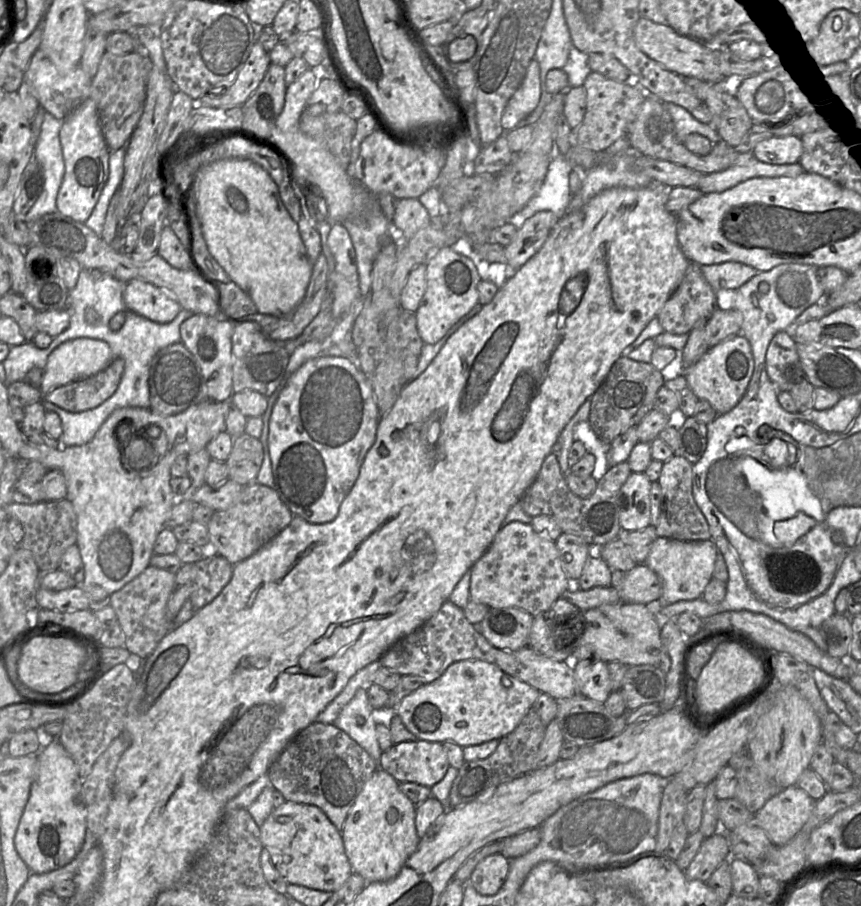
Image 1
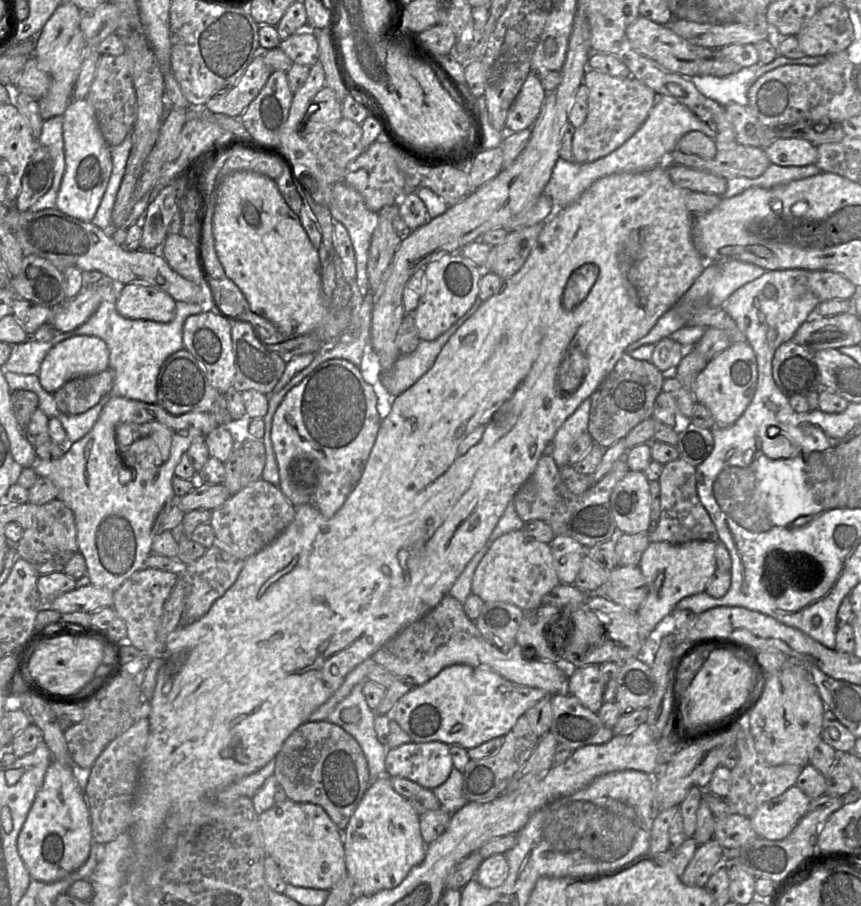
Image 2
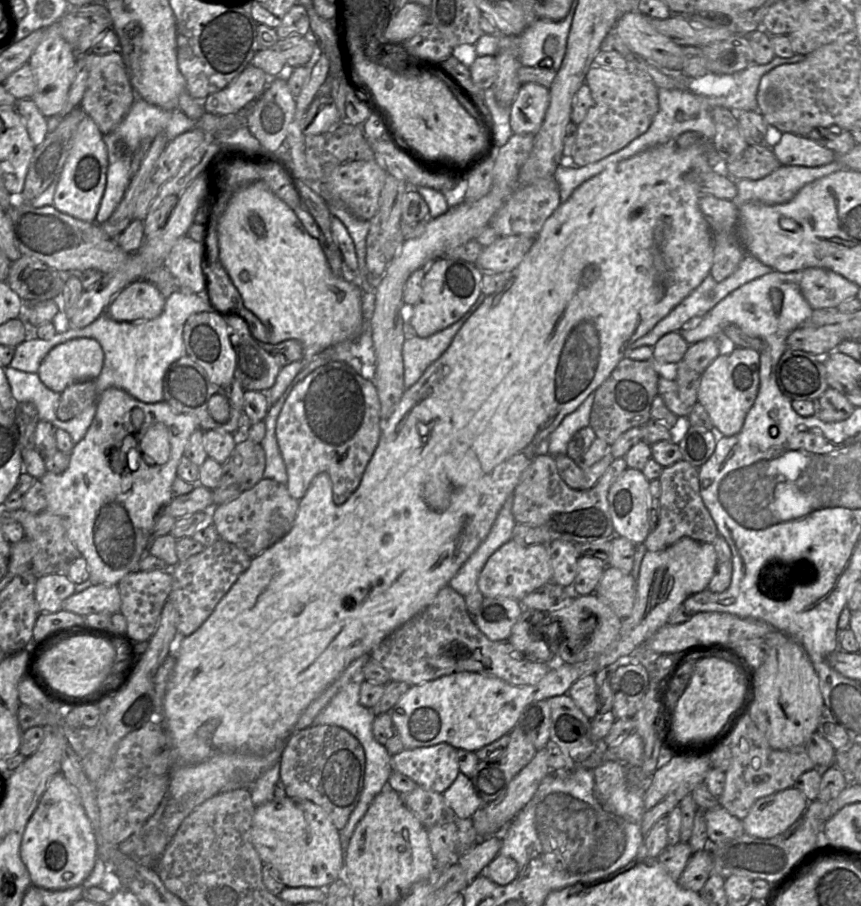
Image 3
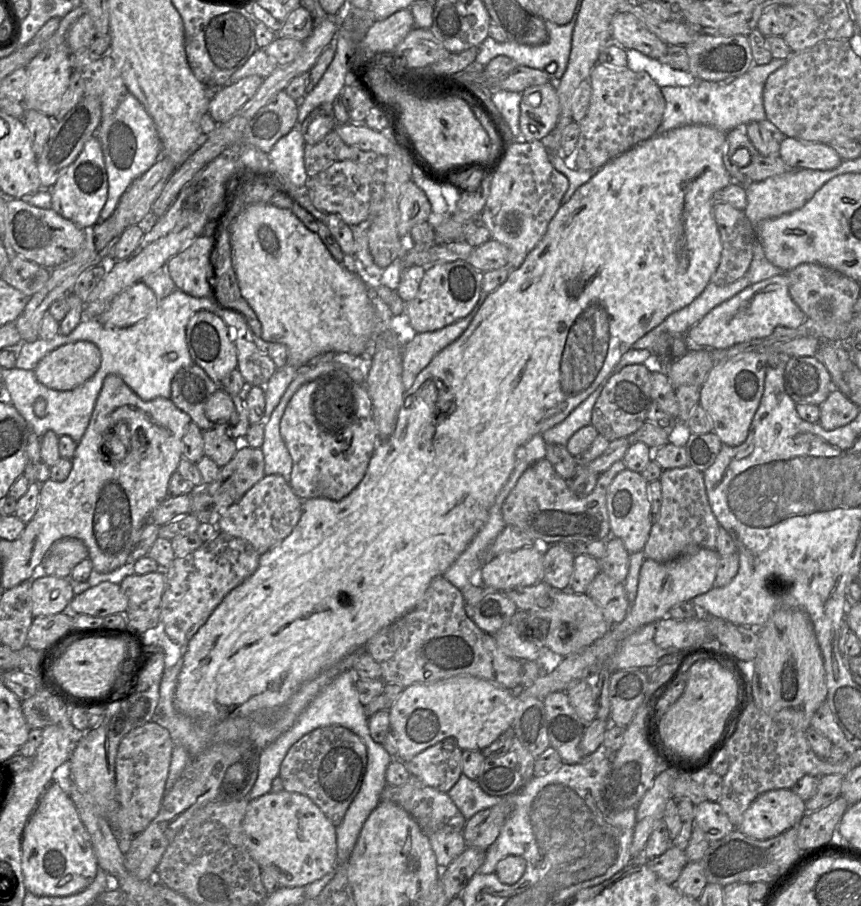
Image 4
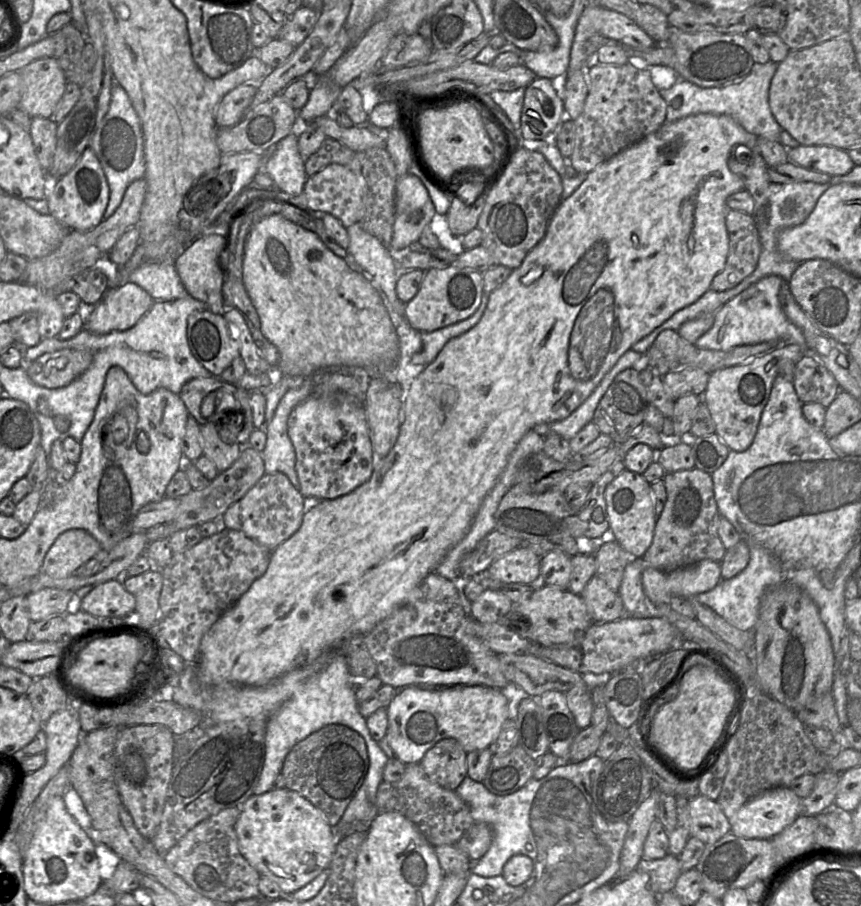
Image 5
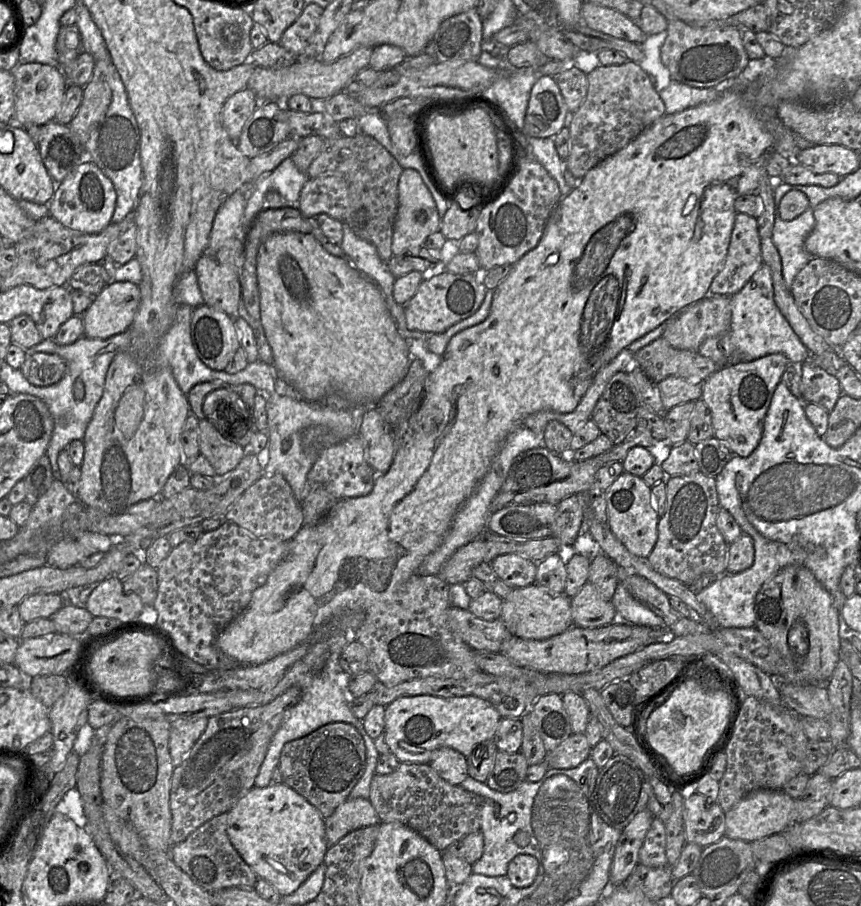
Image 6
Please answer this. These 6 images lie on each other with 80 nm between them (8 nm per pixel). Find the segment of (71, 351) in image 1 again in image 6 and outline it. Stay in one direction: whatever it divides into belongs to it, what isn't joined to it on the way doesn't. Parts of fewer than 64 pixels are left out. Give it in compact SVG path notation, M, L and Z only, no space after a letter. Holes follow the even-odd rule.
M35 353L27 355L19 369L31 384L50 386L64 377L67 362L57 354Z

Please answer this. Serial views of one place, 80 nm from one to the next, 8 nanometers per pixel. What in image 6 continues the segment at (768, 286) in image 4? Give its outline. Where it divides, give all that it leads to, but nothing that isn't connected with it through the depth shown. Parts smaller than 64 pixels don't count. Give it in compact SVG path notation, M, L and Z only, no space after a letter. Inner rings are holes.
M752 277L738 293L730 296L730 305L732 317L729 331L704 340L698 350L702 356L722 366L752 361L776 353L785 355L791 363L803 363L807 360L810 352L778 306L774 307L771 292L770 298L767 298L761 285L753 282Z

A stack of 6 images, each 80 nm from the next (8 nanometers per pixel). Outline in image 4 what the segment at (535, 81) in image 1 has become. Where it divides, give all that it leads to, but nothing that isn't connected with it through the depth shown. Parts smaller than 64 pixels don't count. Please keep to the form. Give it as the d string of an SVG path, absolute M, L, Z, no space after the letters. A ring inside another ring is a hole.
M553 83L526 88L520 102L520 138L535 141L546 137L556 126L559 112L559 99Z

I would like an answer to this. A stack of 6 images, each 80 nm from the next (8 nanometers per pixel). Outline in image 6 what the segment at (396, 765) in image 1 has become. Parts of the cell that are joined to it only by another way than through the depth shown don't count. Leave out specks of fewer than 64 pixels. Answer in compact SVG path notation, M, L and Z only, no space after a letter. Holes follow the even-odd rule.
M450 747L434 751L429 765L451 785L460 785L469 776L467 757Z

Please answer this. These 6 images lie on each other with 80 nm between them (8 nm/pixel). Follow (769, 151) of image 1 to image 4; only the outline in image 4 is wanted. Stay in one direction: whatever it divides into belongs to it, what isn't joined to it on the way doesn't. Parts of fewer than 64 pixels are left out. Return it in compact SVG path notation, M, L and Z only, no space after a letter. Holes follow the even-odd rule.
M785 137L780 143L779 156L793 169L832 170L838 167L842 159L828 144L803 142Z

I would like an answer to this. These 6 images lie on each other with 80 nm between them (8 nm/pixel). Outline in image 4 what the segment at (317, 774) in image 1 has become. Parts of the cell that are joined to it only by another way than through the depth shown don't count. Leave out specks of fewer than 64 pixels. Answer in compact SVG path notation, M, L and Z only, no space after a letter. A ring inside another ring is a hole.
M330 725L315 729L299 739L285 756L279 776L286 791L306 795L337 827L361 788L367 762L364 741L348 728Z

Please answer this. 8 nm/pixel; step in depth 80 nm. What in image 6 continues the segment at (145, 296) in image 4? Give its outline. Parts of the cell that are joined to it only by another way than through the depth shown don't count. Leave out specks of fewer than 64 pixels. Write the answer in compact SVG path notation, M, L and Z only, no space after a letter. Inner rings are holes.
M113 282L93 298L81 315L84 335L106 340L127 331L140 304L140 290L132 282Z

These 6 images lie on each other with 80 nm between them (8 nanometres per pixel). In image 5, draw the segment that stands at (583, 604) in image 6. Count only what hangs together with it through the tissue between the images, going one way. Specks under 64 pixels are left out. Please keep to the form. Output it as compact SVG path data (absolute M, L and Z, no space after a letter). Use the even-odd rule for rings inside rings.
M594 575L580 596L593 623L615 621L626 615L618 591L613 591L598 575Z

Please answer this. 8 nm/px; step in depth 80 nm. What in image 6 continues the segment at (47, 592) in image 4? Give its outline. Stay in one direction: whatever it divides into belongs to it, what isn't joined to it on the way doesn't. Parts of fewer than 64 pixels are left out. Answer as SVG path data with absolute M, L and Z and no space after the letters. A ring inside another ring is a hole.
M40 593L24 598L18 610L22 620L29 623L39 618L51 618L64 604L60 593Z

